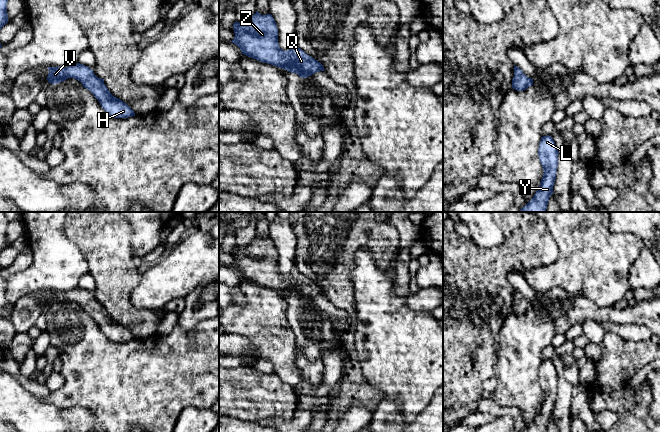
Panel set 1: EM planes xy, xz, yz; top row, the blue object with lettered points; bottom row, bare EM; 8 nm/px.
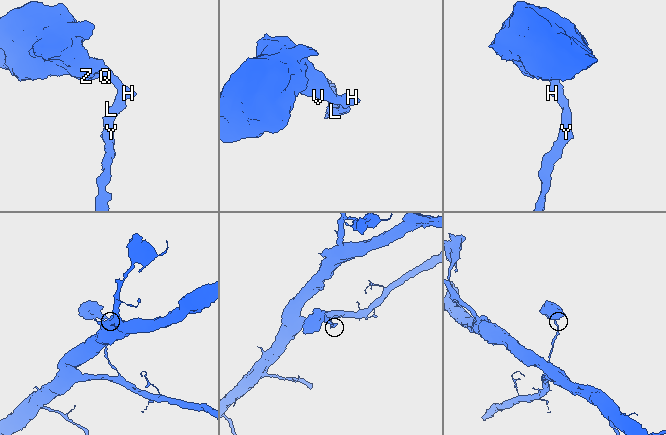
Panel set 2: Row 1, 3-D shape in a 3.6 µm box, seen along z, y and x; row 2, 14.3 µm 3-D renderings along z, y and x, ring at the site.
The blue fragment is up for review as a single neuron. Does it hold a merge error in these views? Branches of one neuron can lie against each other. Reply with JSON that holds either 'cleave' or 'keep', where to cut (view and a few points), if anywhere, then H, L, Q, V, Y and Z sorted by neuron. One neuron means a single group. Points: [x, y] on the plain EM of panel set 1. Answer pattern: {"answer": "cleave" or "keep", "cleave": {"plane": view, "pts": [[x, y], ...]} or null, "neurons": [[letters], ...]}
{"answer": "keep", "cleave": null, "neurons": [["H", "L", "Q", "V", "Y", "Z"]]}

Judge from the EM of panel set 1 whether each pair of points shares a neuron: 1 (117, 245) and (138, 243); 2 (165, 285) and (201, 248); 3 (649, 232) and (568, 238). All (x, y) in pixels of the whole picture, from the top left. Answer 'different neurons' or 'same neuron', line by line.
1: different neurons
2: same neuron
3: different neurons

